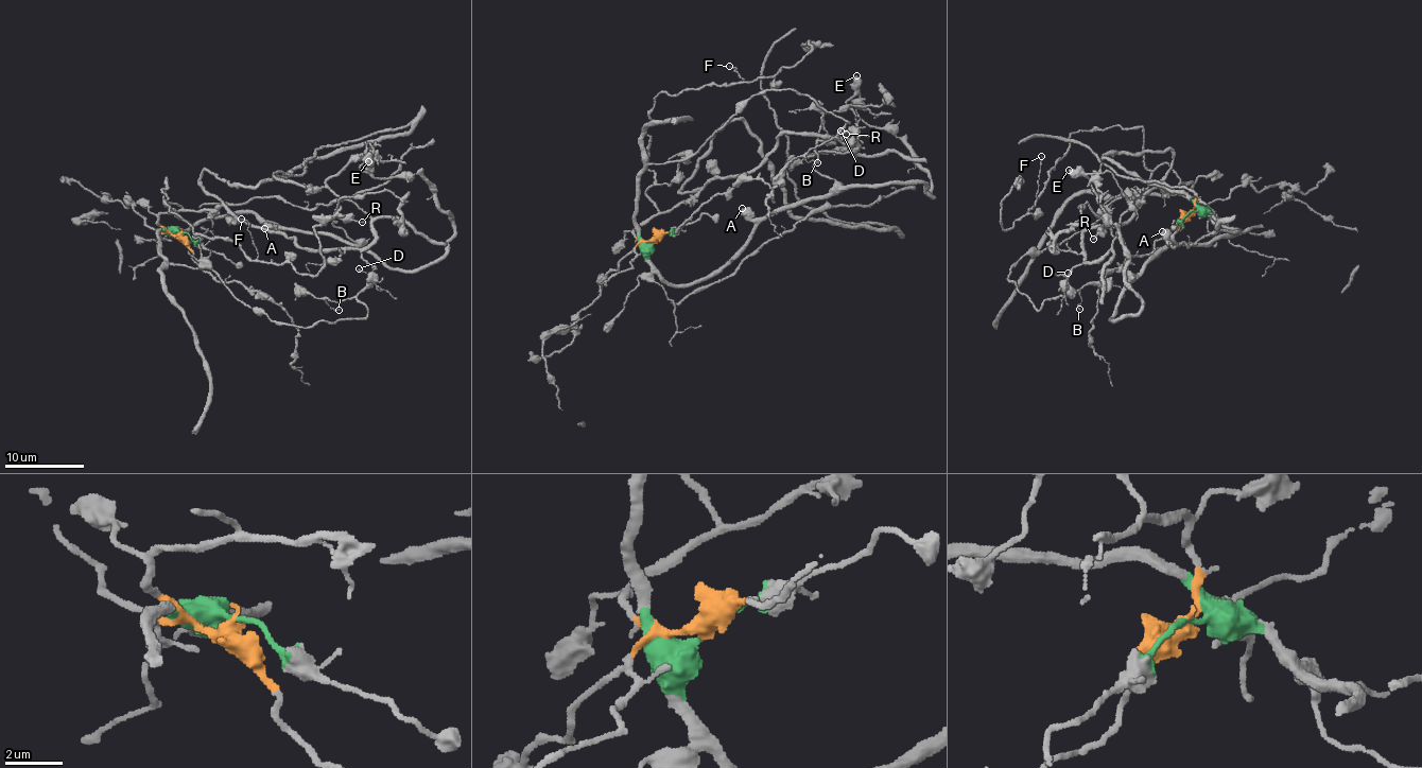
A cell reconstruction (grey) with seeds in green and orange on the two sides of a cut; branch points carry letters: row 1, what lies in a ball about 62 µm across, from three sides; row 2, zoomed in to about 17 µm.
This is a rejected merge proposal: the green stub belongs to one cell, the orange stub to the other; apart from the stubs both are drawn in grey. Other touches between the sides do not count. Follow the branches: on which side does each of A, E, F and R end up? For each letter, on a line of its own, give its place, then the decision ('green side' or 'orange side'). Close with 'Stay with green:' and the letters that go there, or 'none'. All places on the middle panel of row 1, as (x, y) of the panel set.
A: at (742, 208); green side
E: at (856, 75); green side
F: at (729, 66); orange side
R: at (846, 134); green side
Stay with green: A, E, R

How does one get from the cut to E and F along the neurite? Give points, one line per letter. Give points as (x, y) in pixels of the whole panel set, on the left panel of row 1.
E: (180, 233), (247, 213), (394, 269), (437, 263), (454, 232), (436, 185), (367, 161)
F: (180, 233), (159, 224), (179, 207), (165, 203), (166, 180), (169, 209), (254, 260), (242, 219)

